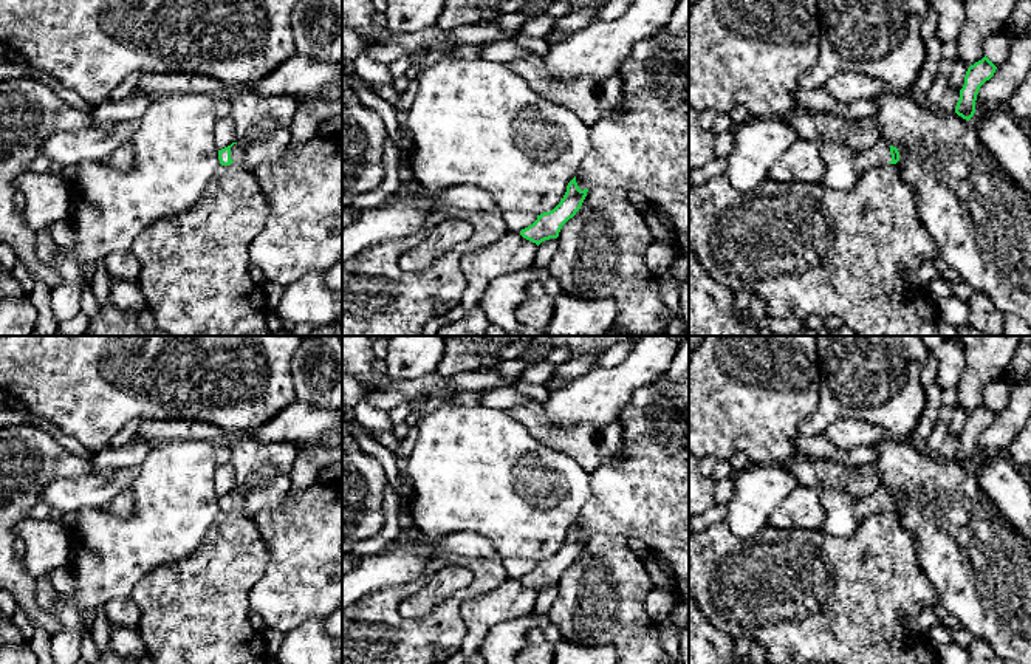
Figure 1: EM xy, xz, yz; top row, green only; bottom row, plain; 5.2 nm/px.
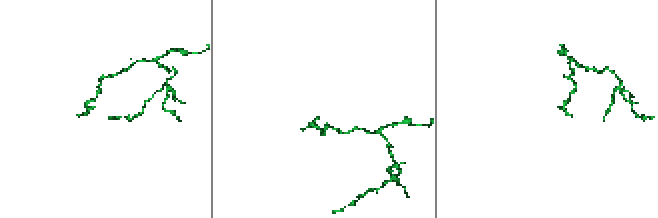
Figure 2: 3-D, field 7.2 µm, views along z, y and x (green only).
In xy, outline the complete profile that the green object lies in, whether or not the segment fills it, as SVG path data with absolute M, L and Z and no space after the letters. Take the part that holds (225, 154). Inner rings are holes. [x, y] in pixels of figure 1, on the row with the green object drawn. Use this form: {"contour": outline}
{"contour": "M232 142L231 145L218 150L218 159L221 166L229 166L232 163L238 163L243 166L246 161L245 149L240 144Z"}

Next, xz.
{"contour": "M658 29L636 42L616 76L624 85L621 111L591 125L591 149L560 203L520 231L537 246L557 238L562 226L581 209L591 187L604 186L642 193L649 206L663 209L672 220L676 248L689 255L689 33Z"}

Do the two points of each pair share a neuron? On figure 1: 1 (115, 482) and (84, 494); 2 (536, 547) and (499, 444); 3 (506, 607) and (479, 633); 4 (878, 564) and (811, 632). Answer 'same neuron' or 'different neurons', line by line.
1: same neuron
2: same neuron
3: same neuron
4: same neuron

